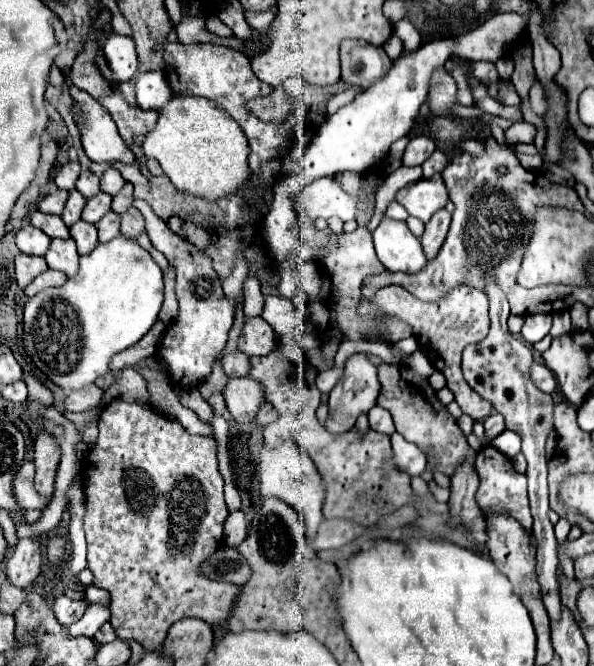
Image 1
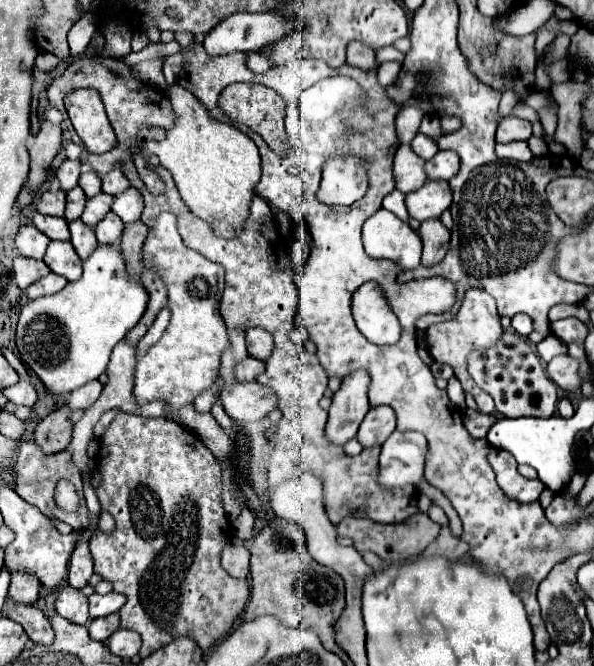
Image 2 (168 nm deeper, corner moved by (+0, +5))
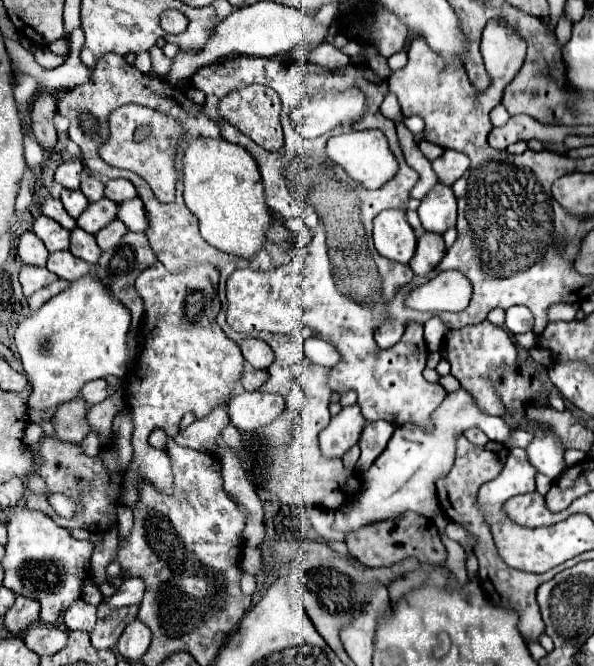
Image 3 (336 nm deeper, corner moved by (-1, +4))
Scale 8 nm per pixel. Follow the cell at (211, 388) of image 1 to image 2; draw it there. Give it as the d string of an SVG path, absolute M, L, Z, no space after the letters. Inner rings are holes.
M215 383L211 389L207 389L205 393L201 393L195 401L193 401L193 407L199 411L199 413L209 413L213 403L217 401L217 391L219 391L219 385Z

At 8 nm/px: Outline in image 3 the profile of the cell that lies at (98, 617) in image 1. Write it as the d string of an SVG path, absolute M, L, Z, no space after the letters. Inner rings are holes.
M124 580L122 586L116 590L116 594L104 598L102 602L108 604L110 608L122 608L122 606L132 606L132 604L138 604L142 600L142 594L144 594L144 586L142 586L142 580Z

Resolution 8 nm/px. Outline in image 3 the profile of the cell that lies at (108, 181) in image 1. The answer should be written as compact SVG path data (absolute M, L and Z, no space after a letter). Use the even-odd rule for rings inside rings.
M108 180L106 182L106 192L104 192L106 198L114 200L114 202L124 202L124 200L130 200L136 196L136 188L130 180Z

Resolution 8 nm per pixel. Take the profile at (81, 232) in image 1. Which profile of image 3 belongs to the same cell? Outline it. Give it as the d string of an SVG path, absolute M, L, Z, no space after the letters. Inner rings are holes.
M74 228L70 232L70 252L88 264L96 264L102 254L102 250L96 244L96 238L84 232L82 228Z

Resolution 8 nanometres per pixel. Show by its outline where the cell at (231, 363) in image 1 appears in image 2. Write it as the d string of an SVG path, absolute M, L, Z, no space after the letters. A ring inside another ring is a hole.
M247 357L243 359L237 369L235 369L235 375L237 375L237 381L239 383L247 383L247 381L255 381L257 375L261 375L265 371L265 363L259 361L259 359L253 359L253 357Z

